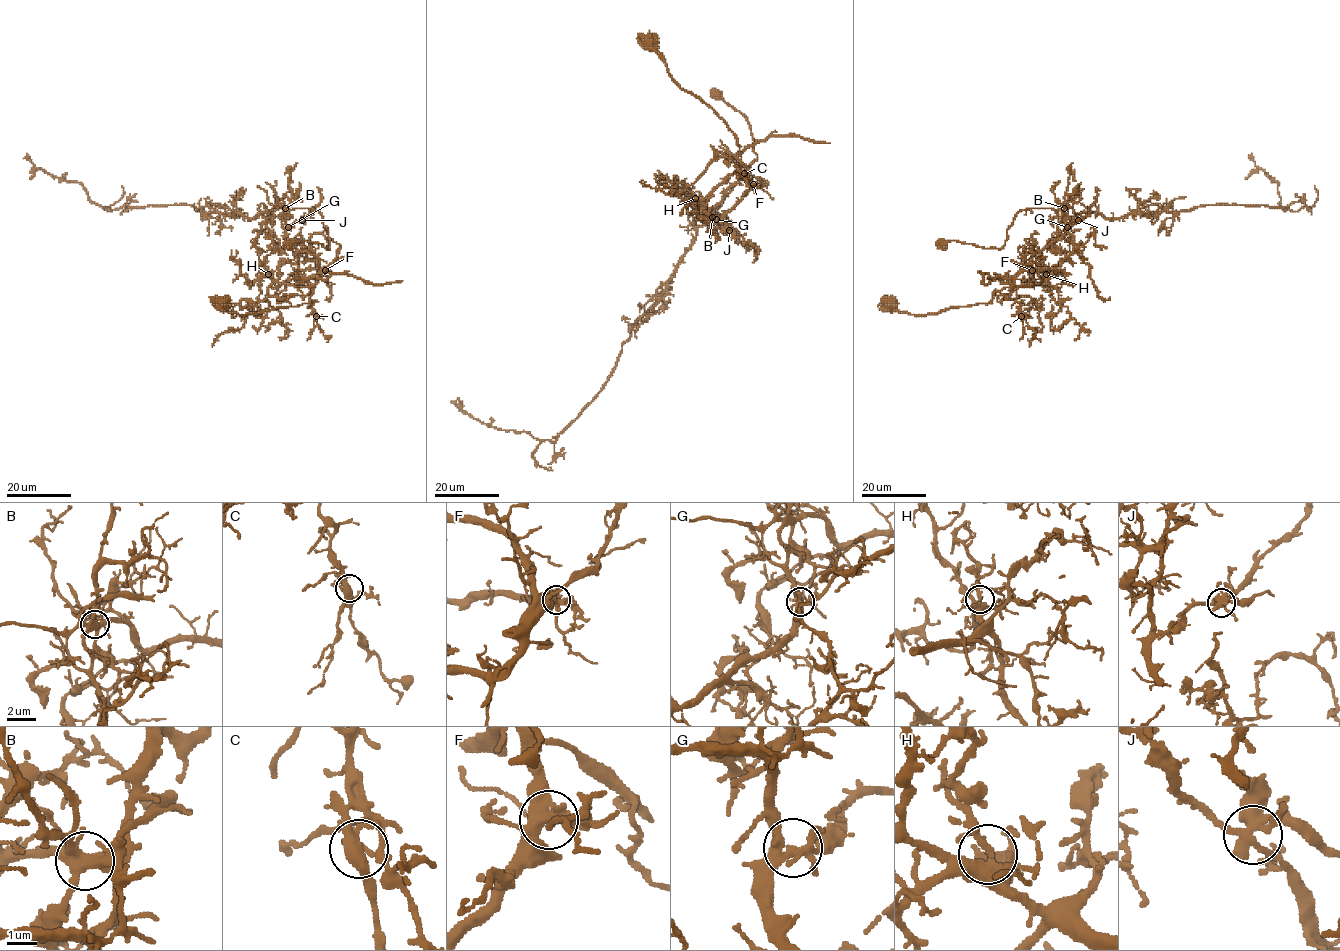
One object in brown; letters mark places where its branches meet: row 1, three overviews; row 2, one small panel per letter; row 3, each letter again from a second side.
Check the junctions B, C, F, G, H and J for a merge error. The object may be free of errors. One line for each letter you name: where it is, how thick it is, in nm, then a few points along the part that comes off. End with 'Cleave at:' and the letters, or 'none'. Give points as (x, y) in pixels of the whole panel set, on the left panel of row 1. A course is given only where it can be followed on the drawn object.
B: place (285, 208); calibre 400 nm; course (285, 208), (254, 218), (206, 213), (191, 205), (104, 208), (79, 183), (53, 177), (23, 158)
Cleave at: B

